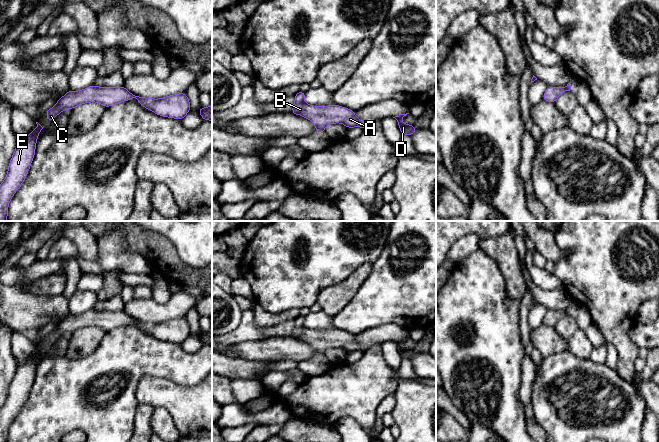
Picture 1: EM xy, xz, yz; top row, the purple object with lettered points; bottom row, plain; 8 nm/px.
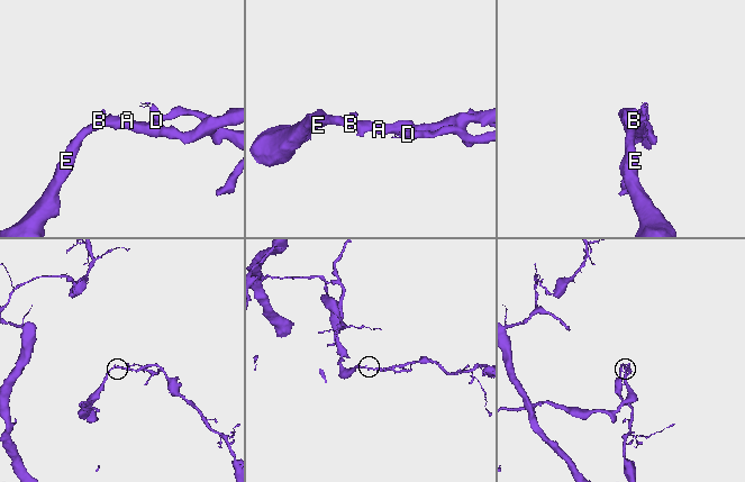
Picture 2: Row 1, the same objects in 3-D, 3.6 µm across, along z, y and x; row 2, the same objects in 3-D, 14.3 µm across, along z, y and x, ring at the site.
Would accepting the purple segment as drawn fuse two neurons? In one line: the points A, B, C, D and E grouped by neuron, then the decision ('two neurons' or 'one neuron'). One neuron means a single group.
A B C D E | one neuron

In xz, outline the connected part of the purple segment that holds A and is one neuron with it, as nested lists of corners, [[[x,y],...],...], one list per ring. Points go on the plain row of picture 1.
[[[298,316],[295,320],[292,337],[302,339],[309,343],[316,351],[316,355],[324,357],[328,348],[342,347],[347,352],[361,351],[366,352],[369,348],[359,344],[354,335],[339,329],[312,330],[304,326],[305,316]]]

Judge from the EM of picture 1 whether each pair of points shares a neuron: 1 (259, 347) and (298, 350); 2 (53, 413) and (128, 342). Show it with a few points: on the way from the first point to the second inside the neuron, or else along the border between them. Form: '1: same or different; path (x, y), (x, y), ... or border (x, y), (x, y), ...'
1: same; path (269, 349), (288, 349)
2: same; path (71, 394), (109, 361)

